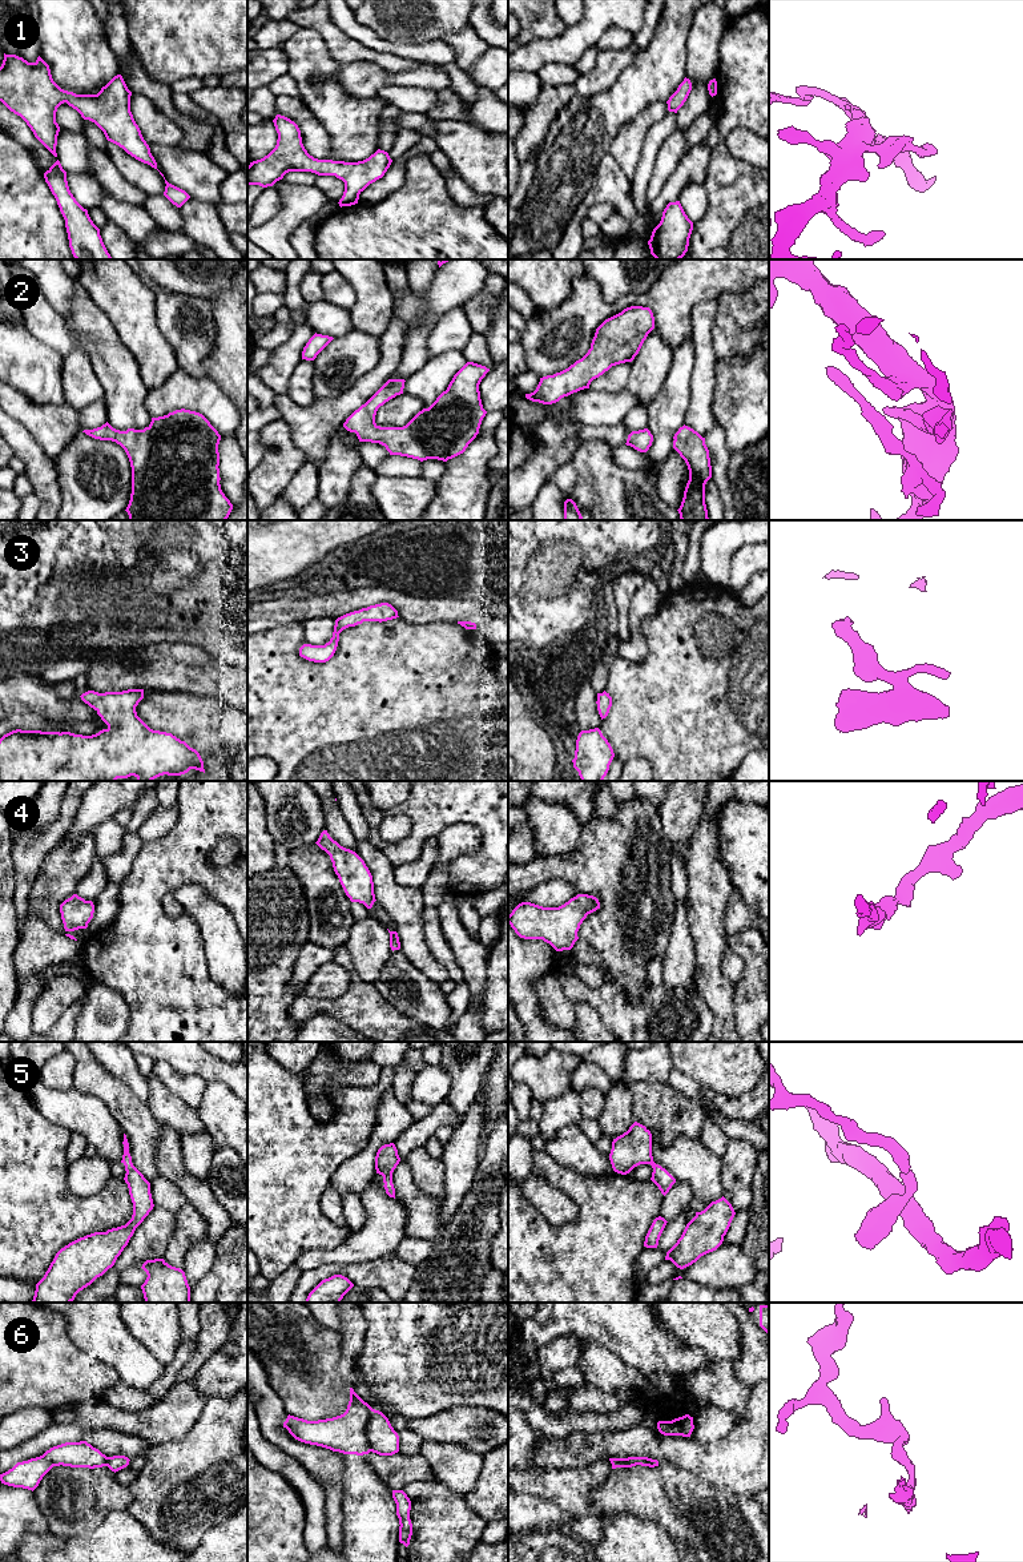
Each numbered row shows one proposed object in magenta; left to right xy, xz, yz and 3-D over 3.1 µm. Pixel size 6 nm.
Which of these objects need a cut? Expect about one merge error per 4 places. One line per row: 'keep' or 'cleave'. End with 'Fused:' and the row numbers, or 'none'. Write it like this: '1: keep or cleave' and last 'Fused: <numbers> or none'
1: keep
2: keep
3: keep
4: keep
5: keep
6: cleave
Fused: 6

